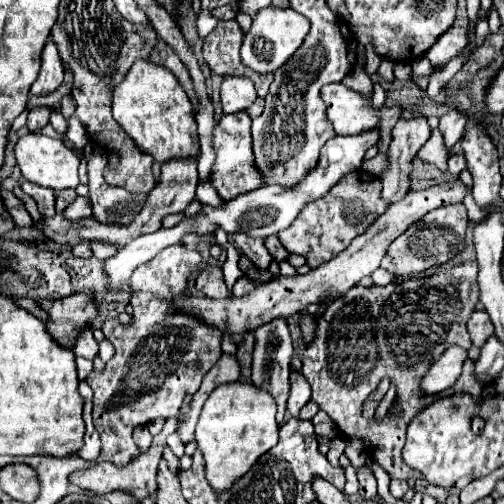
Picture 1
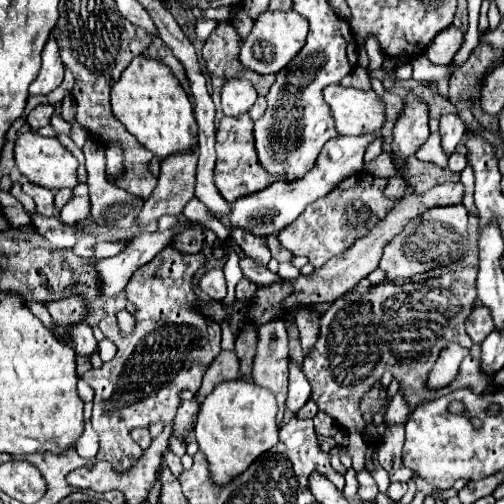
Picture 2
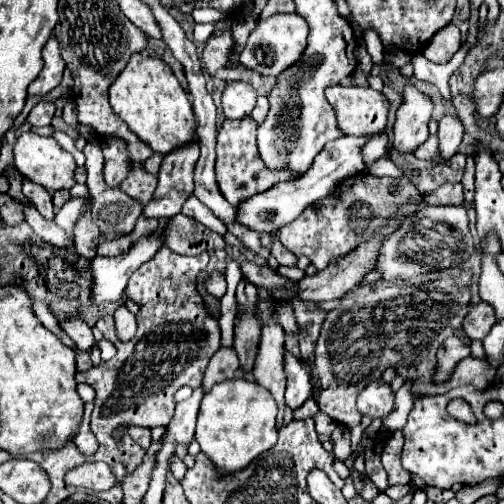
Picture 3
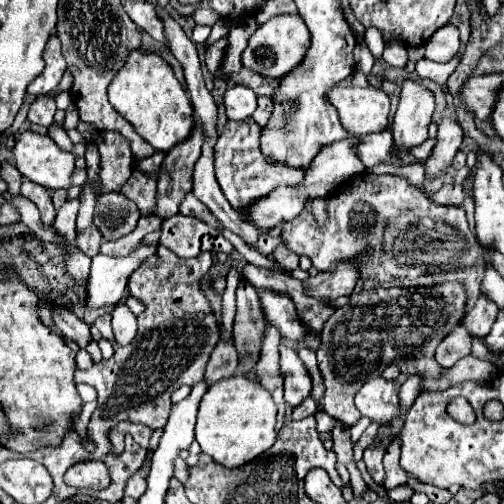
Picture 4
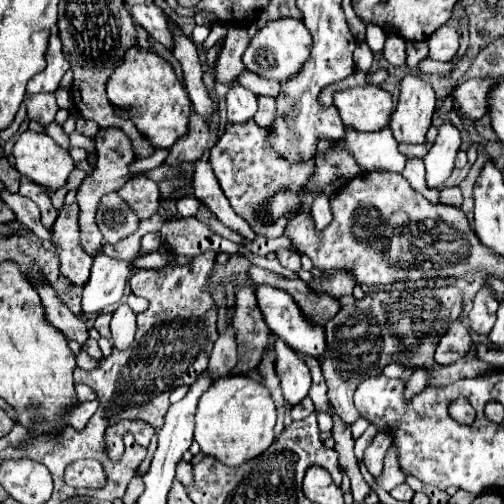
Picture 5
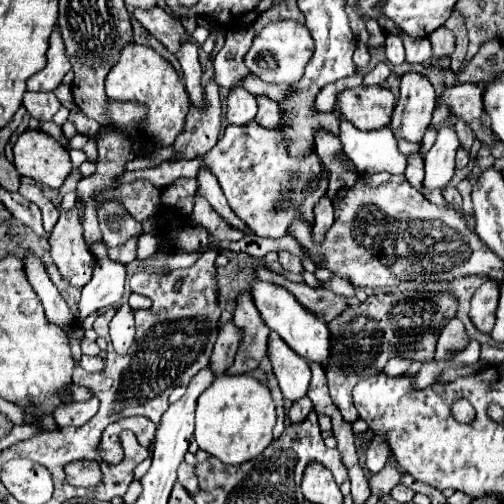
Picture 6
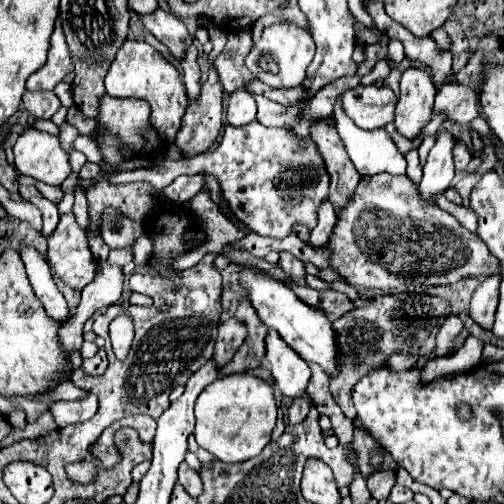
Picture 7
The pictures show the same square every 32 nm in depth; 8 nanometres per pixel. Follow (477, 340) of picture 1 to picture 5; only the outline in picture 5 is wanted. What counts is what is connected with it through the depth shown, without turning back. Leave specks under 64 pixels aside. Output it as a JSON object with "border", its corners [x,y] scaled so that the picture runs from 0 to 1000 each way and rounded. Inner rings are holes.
{"border":[[[960,563],[948,575],[940,591],[940,607],[929,623],[933,651],[948,663],[968,663],[984,639],[984,615],[988,615],[988,595],[980,591],[980,575]]]}

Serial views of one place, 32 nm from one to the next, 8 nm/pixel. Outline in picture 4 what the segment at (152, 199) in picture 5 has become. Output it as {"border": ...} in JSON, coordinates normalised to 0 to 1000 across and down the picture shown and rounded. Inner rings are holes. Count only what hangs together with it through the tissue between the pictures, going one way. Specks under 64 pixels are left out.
{"border":[[[266,341],[238,381],[274,409],[278,429],[294,429],[310,405],[310,357],[298,345]]]}

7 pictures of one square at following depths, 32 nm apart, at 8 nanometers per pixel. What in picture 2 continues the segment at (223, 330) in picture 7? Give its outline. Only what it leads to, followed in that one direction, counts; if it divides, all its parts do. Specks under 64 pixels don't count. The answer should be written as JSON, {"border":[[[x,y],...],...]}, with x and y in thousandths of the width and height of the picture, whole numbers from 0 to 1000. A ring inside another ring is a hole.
{"border":[[[440,694],[405,742],[405,754],[397,766],[397,794],[405,794],[405,786],[417,782],[429,762],[464,754],[464,750],[472,750],[472,706],[468,706],[468,698]]]}

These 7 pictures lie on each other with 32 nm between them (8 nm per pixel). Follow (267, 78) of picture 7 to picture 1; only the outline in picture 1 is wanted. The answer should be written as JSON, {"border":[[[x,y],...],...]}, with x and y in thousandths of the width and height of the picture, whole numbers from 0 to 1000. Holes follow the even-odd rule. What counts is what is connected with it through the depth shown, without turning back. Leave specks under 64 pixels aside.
{"border":[[[524,16],[508,28],[508,36],[500,40],[500,56],[496,63],[484,71],[484,83],[480,83],[480,99],[476,99],[476,115],[480,123],[516,143],[516,147],[528,147],[528,143],[548,143],[556,131],[563,131],[579,107],[599,91],[607,67],[611,67],[611,40],[603,40],[603,32],[595,32],[591,24],[579,24],[579,16]]]}

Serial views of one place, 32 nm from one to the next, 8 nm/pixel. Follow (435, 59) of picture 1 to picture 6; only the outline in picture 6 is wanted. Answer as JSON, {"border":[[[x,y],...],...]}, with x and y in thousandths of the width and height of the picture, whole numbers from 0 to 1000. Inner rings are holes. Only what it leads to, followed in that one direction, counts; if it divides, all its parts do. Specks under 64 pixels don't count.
{"border":[[[881,52],[869,56],[865,63],[857,63],[853,83],[861,91],[861,111],[877,115],[877,111],[893,111],[901,103],[901,71],[893,60],[885,60]]]}

